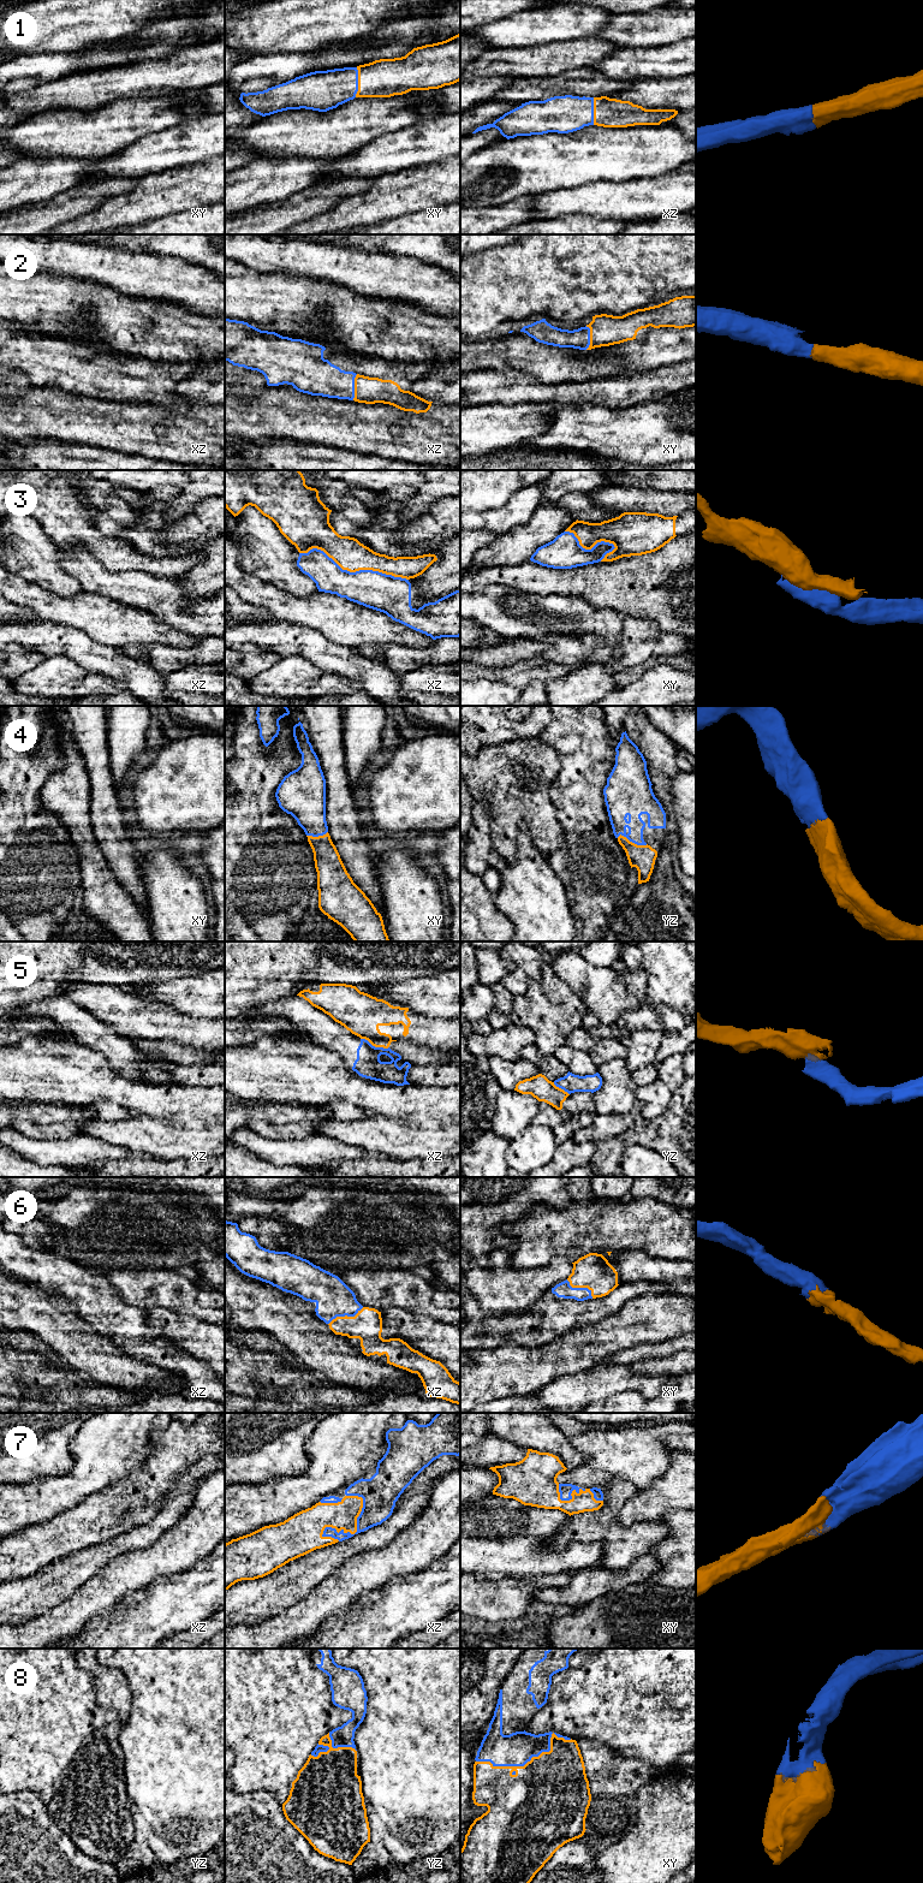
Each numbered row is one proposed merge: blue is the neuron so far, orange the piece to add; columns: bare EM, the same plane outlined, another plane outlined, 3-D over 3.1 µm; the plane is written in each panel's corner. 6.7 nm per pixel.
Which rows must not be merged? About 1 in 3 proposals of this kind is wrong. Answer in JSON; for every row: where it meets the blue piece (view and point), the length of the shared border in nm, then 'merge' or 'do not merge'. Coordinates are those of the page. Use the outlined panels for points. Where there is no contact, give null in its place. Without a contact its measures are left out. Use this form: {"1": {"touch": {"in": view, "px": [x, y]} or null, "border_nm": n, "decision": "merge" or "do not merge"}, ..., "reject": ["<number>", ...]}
{"1": {"touch": {"in": "xy", "px": [357, 82]}, "border_nm": 200, "decision": "merge"}, "2": {"touch": {"in": "xz", "px": [353, 387]}, "border_nm": 180, "decision": "merge"}, "3": {"touch": {"in": "xz", "px": [353, 572]}, "border_nm": 750, "decision": "do not merge"}, "4": {"touch": {"in": "yz", "px": [632, 842]}, "border_nm": 220, "decision": "merge"}, "5": {"touch": {"in": "xz", "px": [374, 1046]}, "border_nm": 200, "decision": "do not merge"}, "6": {"touch": {"in": "xz", "px": [345, 1314]}, "border_nm": 260, "decision": "merge"}, "7": {"touch": {"in": "xz", "px": [355, 1533]}, "border_nm": 380, "decision": "merge"}, "8": {"touch": {"in": "xy", "px": [530, 1759]}, "border_nm": 650, "decision": "merge"}, "reject": ["3", "5"]}

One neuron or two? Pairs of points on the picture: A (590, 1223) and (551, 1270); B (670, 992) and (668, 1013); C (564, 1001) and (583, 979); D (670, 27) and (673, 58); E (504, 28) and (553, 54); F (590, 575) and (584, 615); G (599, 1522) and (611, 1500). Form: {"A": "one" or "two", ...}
{"A": "two", "B": "two", "C": "two", "D": "two", "E": "two", "F": "two", "G": "one"}

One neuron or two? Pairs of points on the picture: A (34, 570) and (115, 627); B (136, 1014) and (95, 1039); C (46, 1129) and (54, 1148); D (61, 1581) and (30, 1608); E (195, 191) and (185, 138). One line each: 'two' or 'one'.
A: two
B: two
C: two
D: one
E: two

